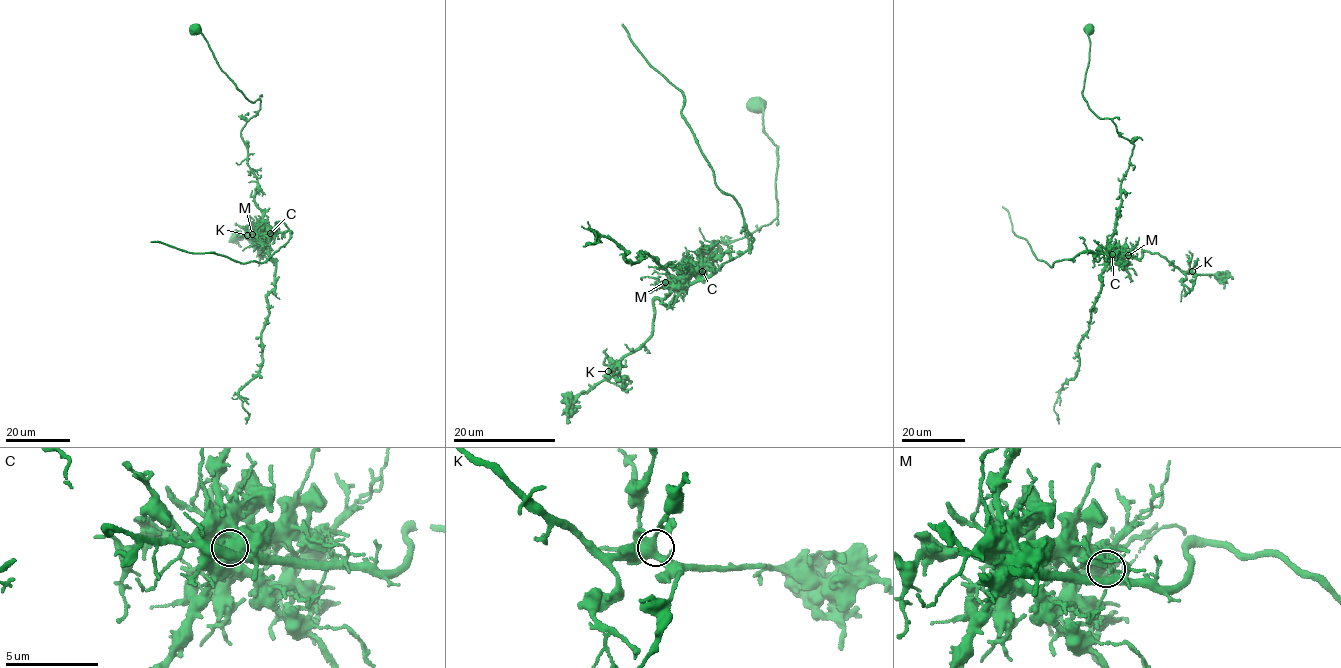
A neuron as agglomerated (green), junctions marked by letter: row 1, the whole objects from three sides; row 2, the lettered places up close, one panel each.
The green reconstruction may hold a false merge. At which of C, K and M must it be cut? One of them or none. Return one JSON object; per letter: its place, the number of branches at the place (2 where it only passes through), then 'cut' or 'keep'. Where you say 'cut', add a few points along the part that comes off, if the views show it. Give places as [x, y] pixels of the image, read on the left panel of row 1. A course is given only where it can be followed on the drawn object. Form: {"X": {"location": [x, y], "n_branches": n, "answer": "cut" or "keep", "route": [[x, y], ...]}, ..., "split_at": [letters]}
{"C": {"location": [270, 233], "n_branches": 1, "answer": "cut", "route": [[270, 233], [254, 202], [256, 176], [241, 134], [260, 102], [251, 102], [236, 87], [191, 25]]}, "K": {"location": [247, 235], "n_branches": 4, "answer": "keep"}, "M": {"location": [252, 234], "n_branches": 3, "answer": "keep"}, "split_at": ["C"]}

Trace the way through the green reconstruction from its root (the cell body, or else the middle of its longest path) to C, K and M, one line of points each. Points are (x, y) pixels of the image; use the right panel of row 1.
C: (1088, 30), (1090, 48), (1083, 96), (1097, 117), (1110, 118), (1117, 132), (1133, 145), (1121, 181), (1111, 254)
K: (1088, 30), (1083, 96), (1133, 145), (1110, 245), (1118, 255), (1155, 253), (1192, 271)
M: (1088, 30), (1083, 96), (1097, 117), (1110, 118), (1117, 132), (1133, 145), (1110, 244), (1128, 255)

